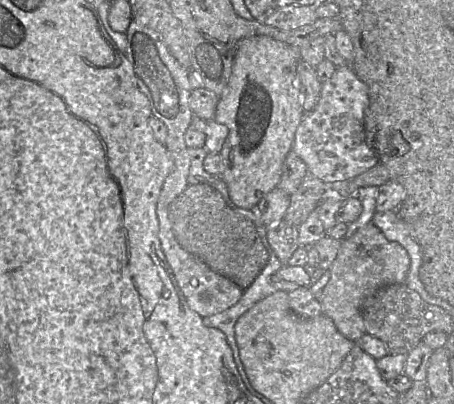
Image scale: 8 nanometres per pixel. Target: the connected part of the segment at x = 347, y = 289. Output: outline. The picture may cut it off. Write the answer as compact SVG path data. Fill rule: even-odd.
M373 221L359 228L352 236L342 240L337 258L331 264L332 277L325 294L325 313L335 316L339 329L352 340L360 340L368 330L364 299L376 289L390 283L406 283L410 257L397 242L389 241Z

